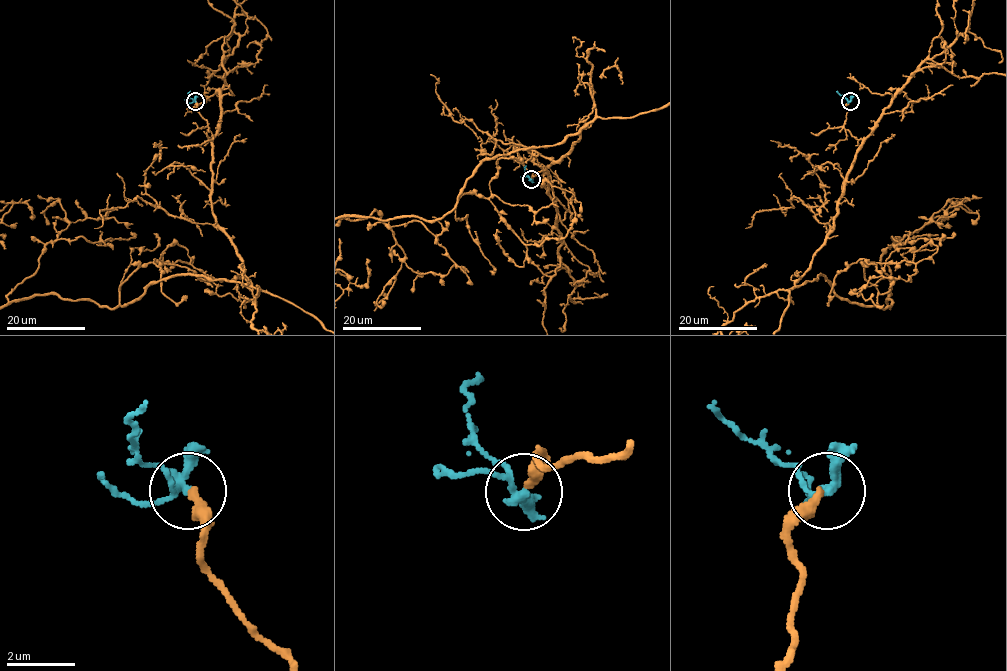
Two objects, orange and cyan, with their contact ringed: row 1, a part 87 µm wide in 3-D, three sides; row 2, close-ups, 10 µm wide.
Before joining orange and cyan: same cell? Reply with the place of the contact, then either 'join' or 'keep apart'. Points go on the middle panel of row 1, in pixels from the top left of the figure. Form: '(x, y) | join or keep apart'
(531, 179) | join

